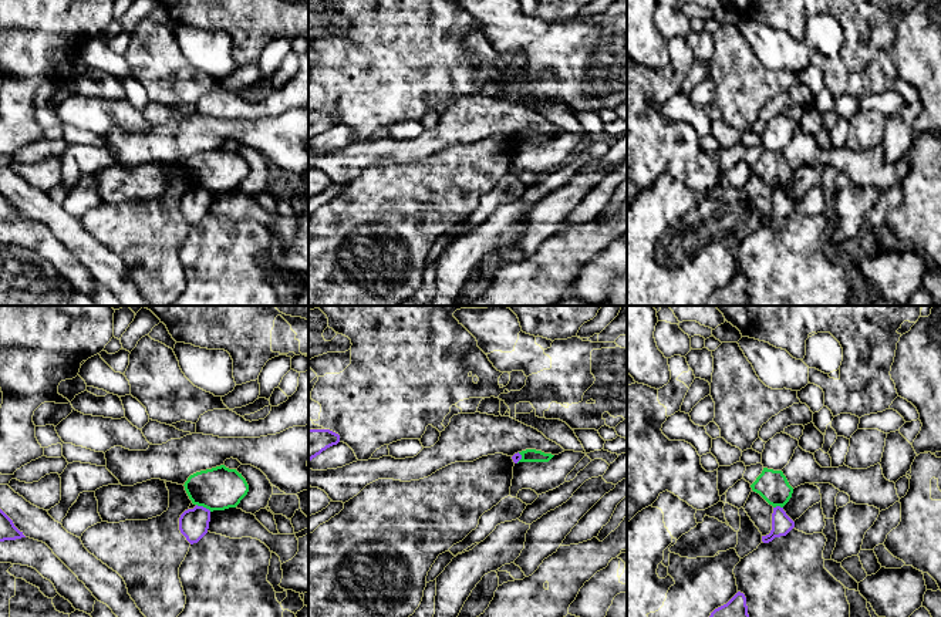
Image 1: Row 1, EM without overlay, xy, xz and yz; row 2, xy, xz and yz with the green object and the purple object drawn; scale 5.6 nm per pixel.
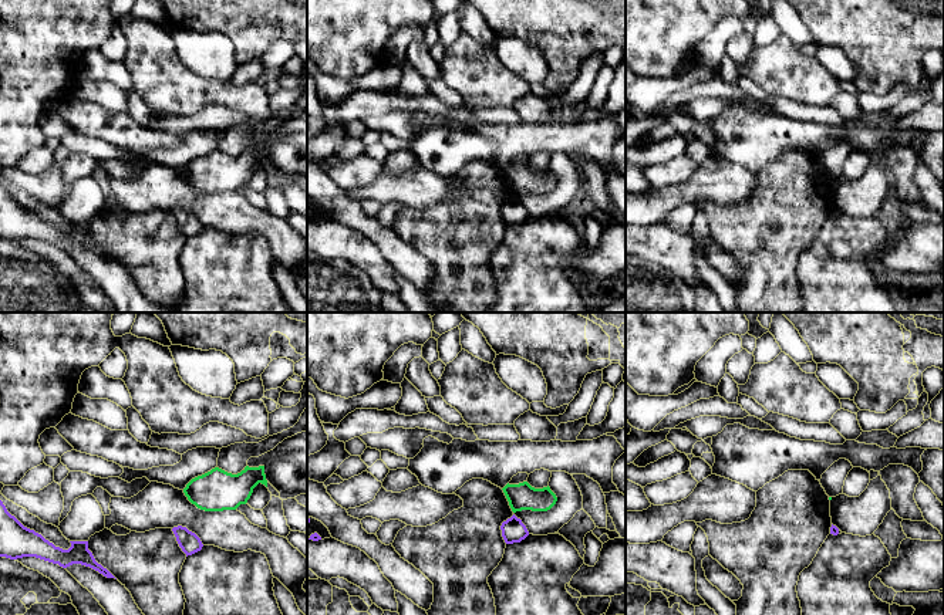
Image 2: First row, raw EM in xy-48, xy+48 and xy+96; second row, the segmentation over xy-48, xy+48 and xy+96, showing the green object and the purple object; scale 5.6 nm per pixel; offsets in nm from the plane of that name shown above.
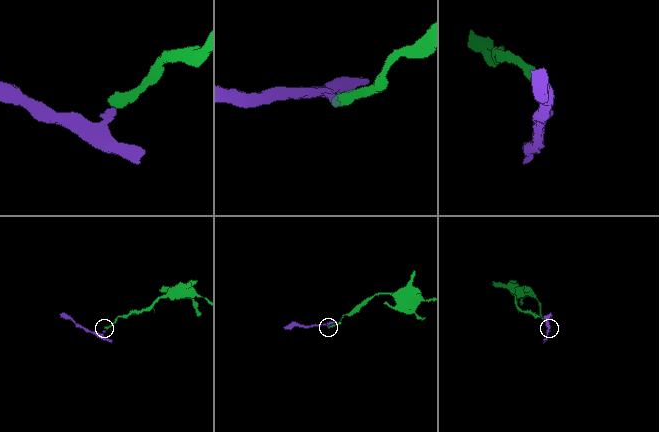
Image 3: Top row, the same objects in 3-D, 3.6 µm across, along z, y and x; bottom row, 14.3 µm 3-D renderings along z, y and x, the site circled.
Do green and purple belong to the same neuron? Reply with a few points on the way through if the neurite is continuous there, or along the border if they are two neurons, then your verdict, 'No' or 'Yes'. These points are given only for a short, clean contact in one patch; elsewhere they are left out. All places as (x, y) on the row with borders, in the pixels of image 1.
Boundary: xy (196, 503), (211, 511). No

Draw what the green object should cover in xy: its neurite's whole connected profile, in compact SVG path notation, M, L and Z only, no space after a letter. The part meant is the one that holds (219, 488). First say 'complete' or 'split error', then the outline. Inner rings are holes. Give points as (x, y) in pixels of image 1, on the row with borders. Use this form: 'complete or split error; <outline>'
complete; M225 465L190 475L183 486L193 505L210 512L236 508L249 492L242 473Z

